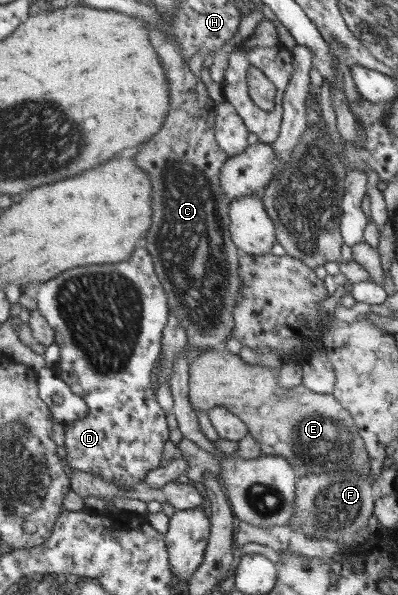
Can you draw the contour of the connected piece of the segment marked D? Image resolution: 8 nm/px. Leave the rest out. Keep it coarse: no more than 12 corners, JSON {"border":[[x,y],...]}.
{"border":[[146,249],[38,286],[90,412],[76,471],[132,487],[170,439],[169,296]]}

